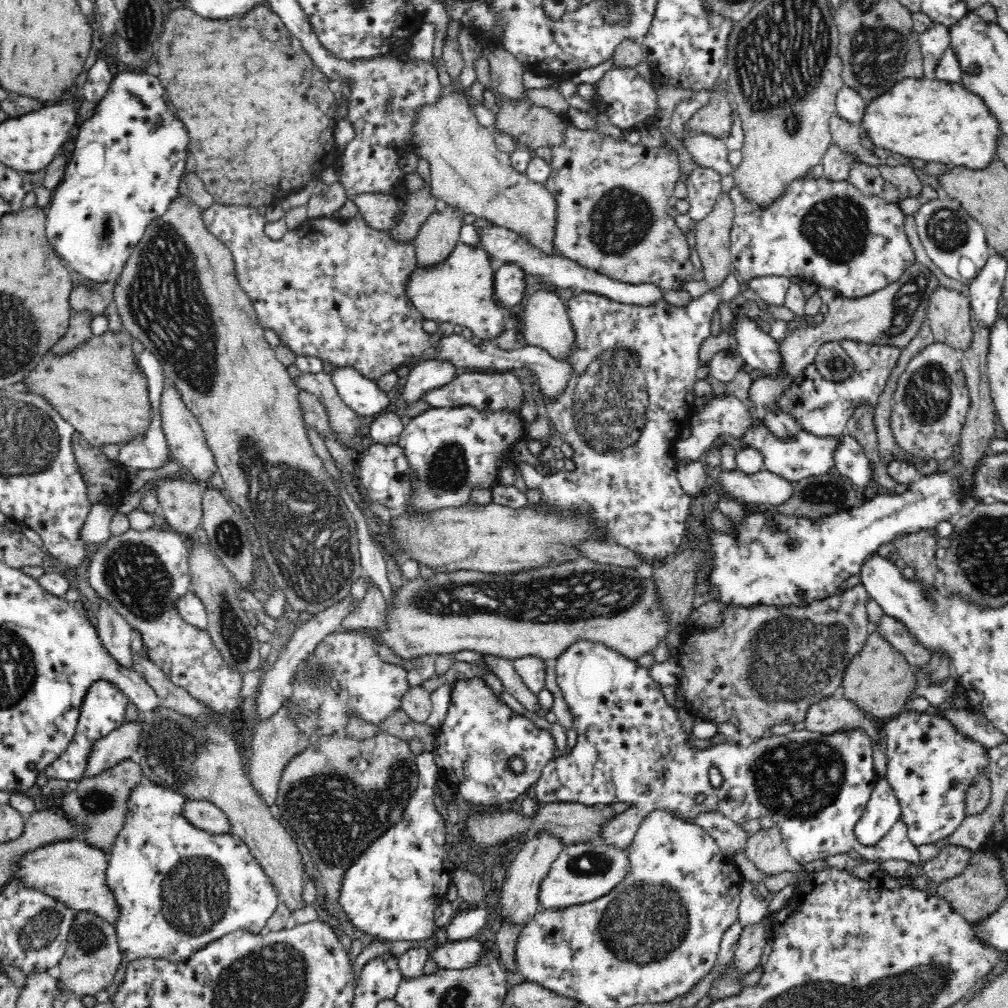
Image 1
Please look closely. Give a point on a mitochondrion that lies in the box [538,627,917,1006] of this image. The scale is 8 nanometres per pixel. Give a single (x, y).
(647, 918)

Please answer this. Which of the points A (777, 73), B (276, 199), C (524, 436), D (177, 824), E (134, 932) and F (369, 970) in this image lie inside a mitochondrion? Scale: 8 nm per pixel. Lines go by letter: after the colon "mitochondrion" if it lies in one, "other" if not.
A: mitochondrion
B: other
C: other
D: other
E: other
F: other

